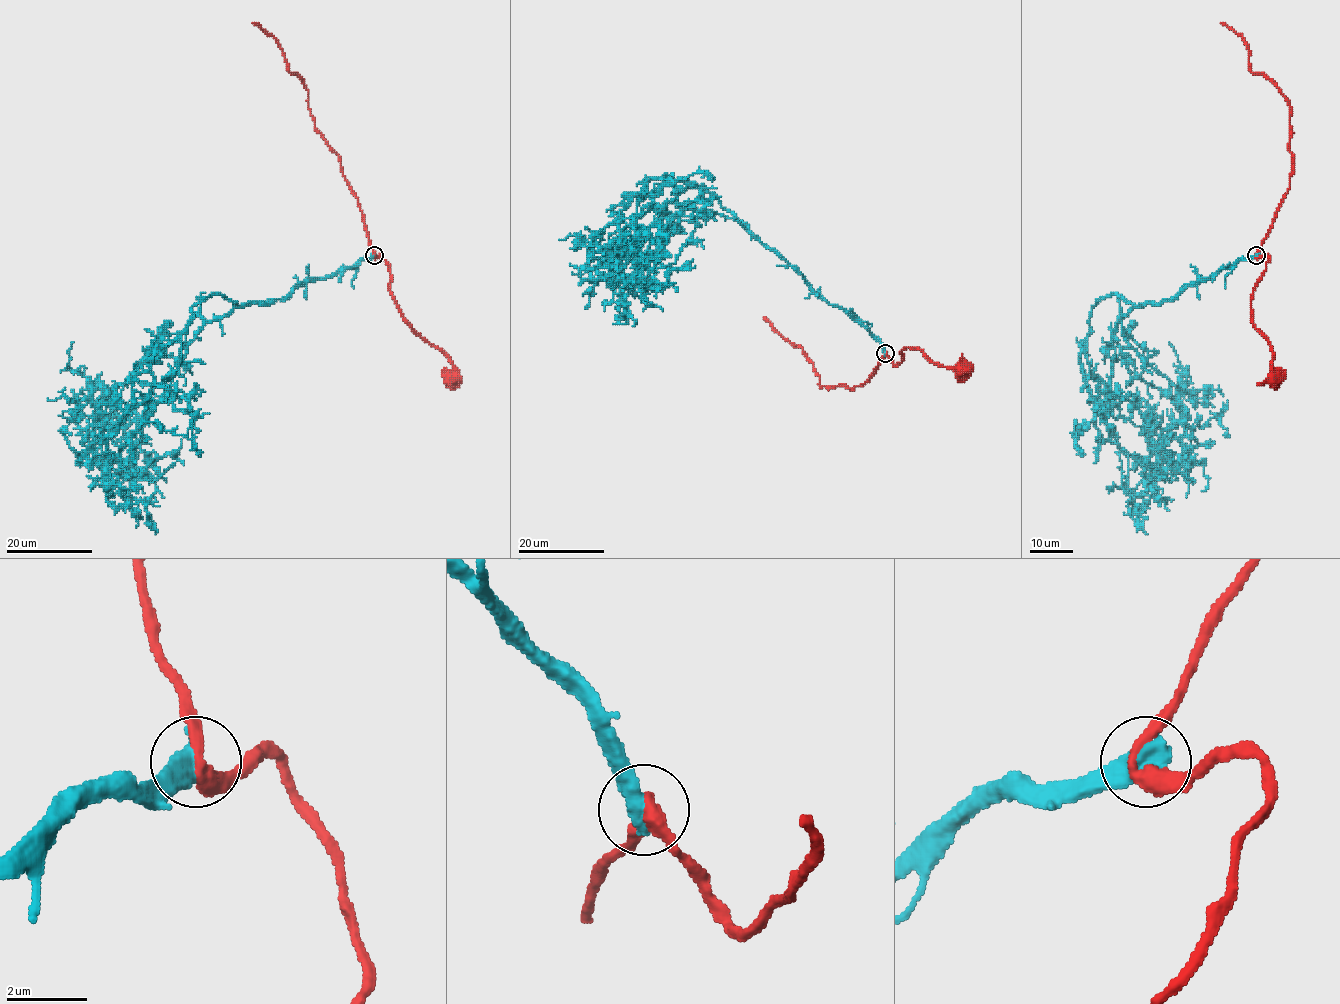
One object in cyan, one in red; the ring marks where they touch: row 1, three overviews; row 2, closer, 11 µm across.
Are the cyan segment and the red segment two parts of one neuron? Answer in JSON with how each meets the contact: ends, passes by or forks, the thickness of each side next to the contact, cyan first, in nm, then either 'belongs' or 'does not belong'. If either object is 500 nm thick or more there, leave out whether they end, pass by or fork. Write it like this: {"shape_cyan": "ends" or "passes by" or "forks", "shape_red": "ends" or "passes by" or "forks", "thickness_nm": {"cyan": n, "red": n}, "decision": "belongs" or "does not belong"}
{"thickness_nm": {"cyan": 650, "red": 360}, "decision": "does not belong"}

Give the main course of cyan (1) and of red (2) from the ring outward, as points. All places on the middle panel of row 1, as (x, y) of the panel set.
1: (885, 353), (704, 185), (651, 177), (618, 214), (632, 217), (636, 229), (657, 225), (666, 243)
2: (885, 352), (896, 366), (903, 359), (904, 348), (918, 348), (933, 362), (966, 369), (965, 377), (962, 374)

